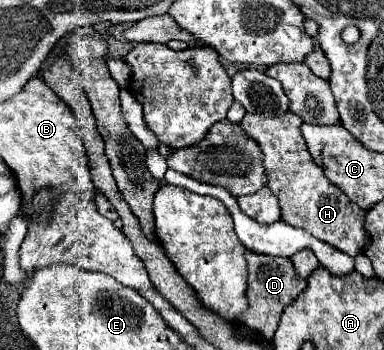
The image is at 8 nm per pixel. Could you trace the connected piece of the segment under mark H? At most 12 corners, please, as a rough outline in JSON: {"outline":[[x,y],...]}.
{"outline":[[287,112],[245,114],[281,220],[357,256],[365,210],[313,164]]}

